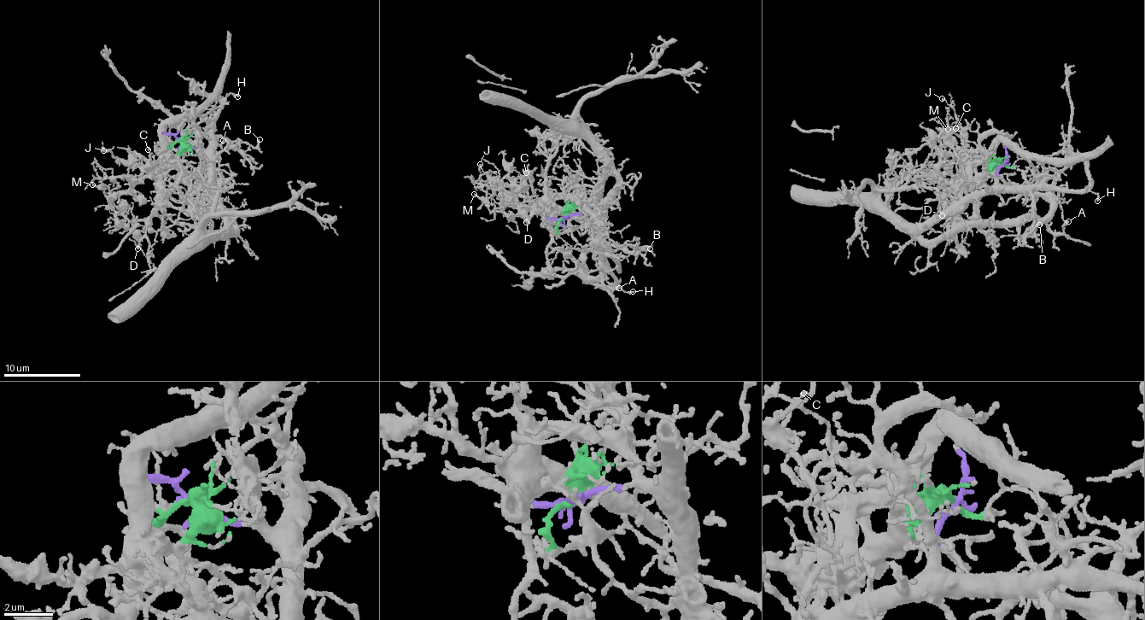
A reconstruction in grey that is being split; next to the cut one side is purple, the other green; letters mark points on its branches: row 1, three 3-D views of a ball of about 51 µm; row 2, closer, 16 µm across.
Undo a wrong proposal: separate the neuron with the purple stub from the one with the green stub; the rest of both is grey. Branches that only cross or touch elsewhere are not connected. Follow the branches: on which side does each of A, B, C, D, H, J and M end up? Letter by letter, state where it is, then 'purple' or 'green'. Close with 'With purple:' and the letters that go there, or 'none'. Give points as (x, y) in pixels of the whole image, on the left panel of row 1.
A: at (223, 140); purple
B: at (259, 139); purple
C: at (148, 149); green
D: at (137, 248); green
H: at (237, 96); purple
J: at (103, 150); green
M: at (92, 184); green
With purple: A, B, H

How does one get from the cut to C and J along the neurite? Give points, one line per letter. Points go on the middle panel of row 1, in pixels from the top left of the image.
C: (563, 218), (565, 211), (551, 213), (530, 198), (525, 172)
J: (563, 218), (565, 211), (551, 213), (526, 200), (502, 195), (480, 163)

